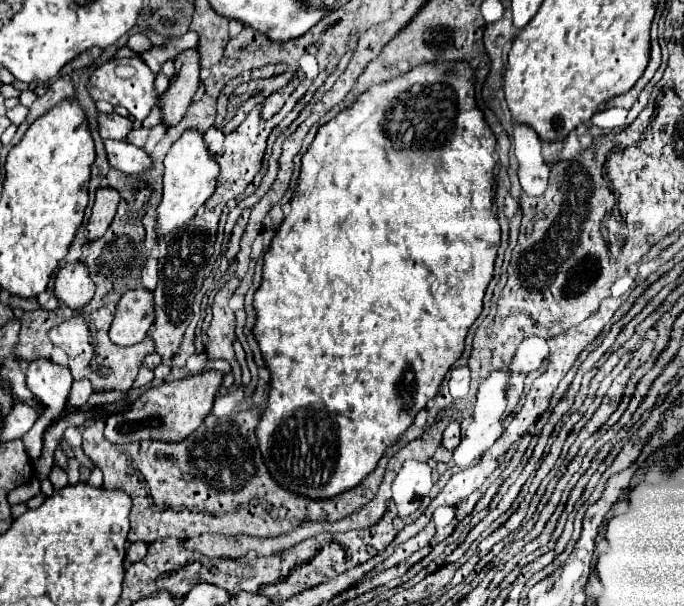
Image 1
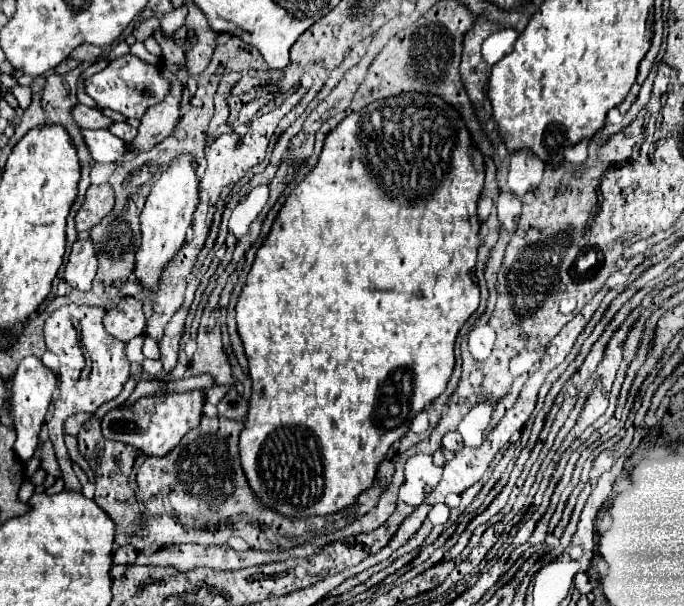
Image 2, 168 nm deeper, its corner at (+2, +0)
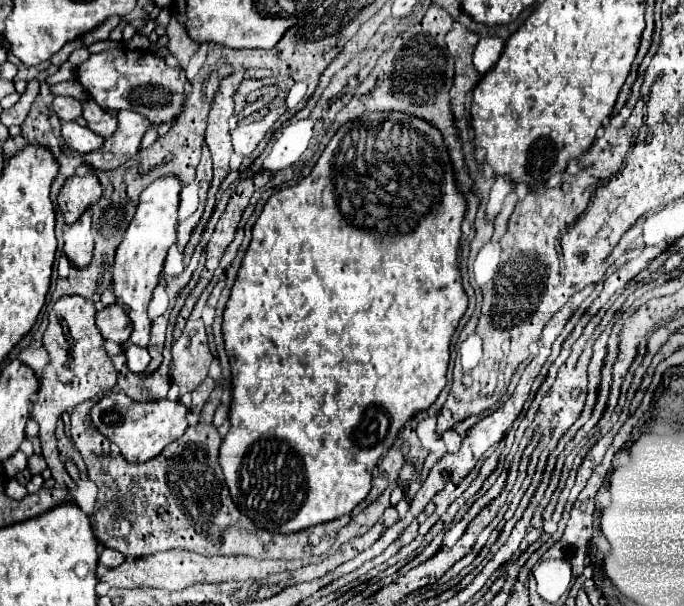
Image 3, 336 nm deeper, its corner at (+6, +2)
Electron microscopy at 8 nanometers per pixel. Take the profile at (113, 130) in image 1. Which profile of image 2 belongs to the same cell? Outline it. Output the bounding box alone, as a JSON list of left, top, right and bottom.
[72,103,112,129]

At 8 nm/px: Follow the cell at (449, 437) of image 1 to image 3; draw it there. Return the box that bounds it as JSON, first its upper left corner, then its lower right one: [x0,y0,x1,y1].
[442,429,462,453]

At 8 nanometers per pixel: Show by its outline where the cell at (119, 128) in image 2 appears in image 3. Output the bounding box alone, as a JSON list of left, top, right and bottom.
[84,99,118,139]

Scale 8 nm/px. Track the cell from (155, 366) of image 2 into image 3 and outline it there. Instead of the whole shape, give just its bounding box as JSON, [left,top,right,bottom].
[126,343,150,373]

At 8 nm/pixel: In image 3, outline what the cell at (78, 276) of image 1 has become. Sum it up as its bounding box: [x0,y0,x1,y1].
[64,211,94,269]

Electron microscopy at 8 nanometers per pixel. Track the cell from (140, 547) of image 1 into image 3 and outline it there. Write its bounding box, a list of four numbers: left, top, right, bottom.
[100,549,124,569]

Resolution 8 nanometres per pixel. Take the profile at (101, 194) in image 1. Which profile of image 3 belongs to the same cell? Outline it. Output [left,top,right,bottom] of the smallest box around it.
[58,175,102,225]

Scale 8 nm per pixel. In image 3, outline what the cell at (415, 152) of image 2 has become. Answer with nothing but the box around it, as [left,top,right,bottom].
[220,111,468,533]

